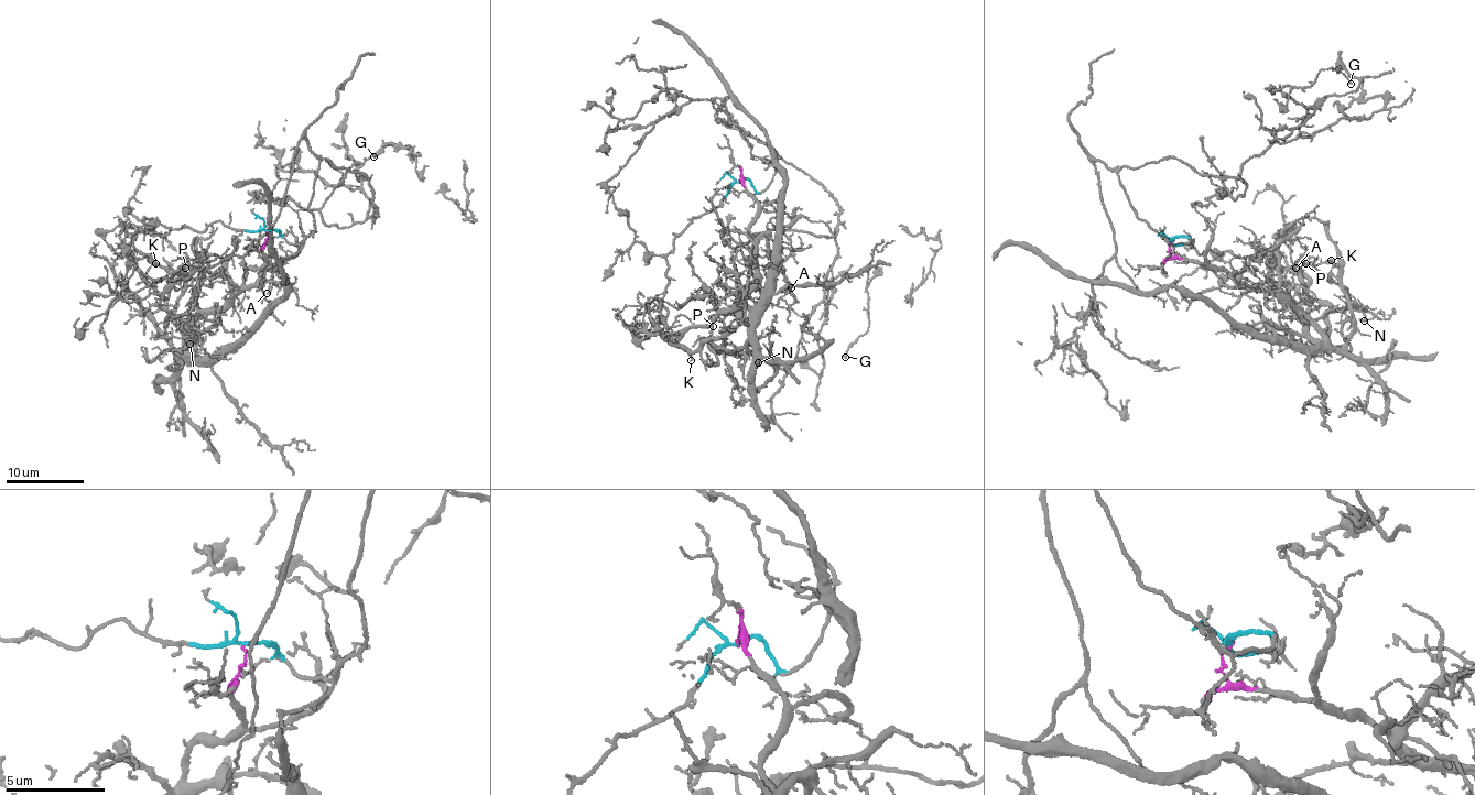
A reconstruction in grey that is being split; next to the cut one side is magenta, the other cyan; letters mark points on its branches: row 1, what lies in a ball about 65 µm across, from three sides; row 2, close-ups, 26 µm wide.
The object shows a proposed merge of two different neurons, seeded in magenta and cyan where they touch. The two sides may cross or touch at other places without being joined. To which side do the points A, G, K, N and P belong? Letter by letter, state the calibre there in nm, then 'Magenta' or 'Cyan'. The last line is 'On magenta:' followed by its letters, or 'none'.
A: Thickness 150 nm. Magenta
G: Thickness 160 nm. Cyan
K: Thickness 130 nm. Magenta
N: Thickness 110 nm. Magenta
P: Thickness 100 nm. Magenta
On magenta: A, K, N, P

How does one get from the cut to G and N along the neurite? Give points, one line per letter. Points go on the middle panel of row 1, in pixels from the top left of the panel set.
G: (740, 181), (759, 192), (777, 160), (747, 133), (836, 202), (825, 314), (832, 282), (868, 274), (845, 357)
N: (740, 181), (741, 176), (758, 204), (749, 233), (755, 283), (740, 308), (758, 362)

